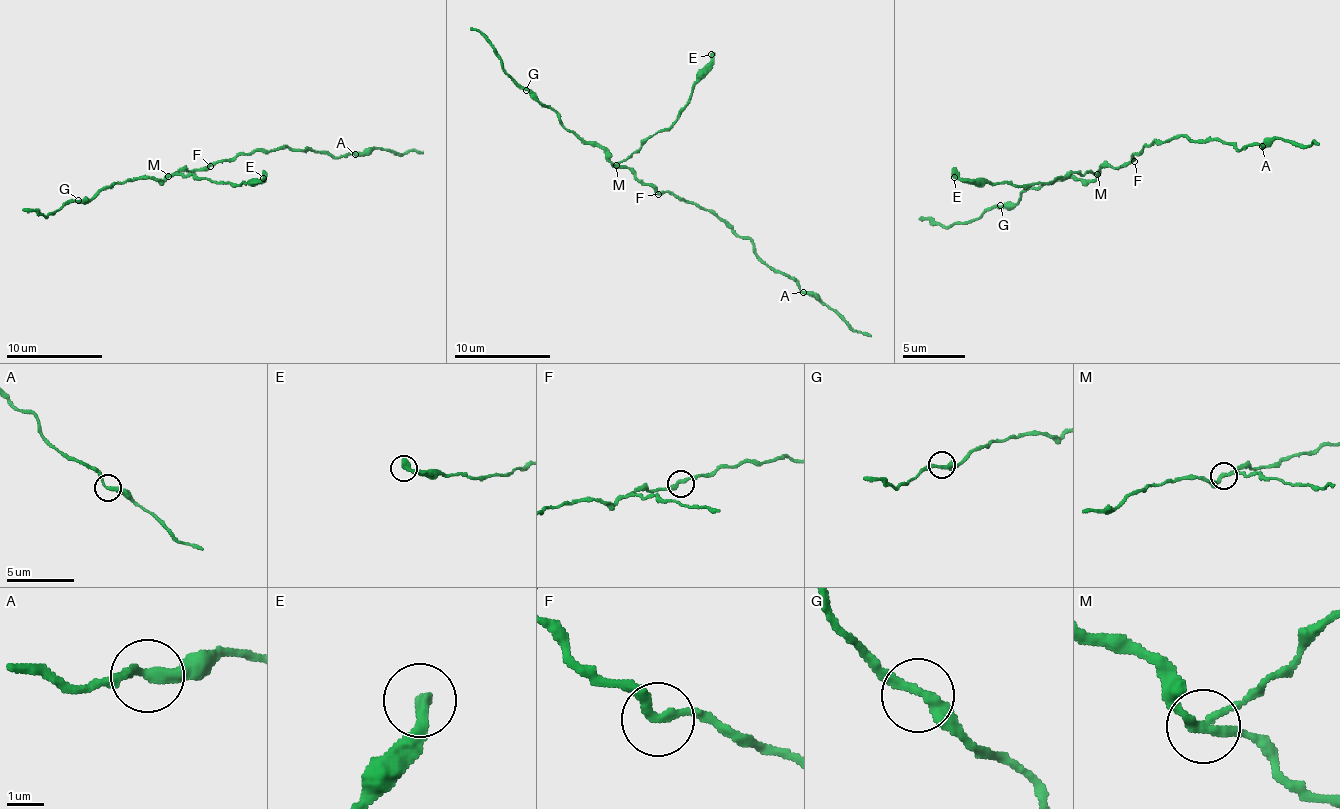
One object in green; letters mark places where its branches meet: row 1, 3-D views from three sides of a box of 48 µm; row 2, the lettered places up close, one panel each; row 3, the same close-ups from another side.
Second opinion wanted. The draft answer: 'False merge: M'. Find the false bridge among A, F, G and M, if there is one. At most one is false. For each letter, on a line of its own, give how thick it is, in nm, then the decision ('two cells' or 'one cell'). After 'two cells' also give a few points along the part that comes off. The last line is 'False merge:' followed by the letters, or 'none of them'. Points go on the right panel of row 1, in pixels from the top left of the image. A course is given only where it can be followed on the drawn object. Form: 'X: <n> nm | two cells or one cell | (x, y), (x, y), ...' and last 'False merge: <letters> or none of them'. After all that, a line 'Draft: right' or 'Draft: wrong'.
A: 280 nm | one cell
F: 260 nm | one cell
G: 280 nm | one cell
M: 240 nm | two cells | (1097, 174), (1069, 174), (1053, 183), (966, 183), (950, 167)
False merge: M
Draft: right

